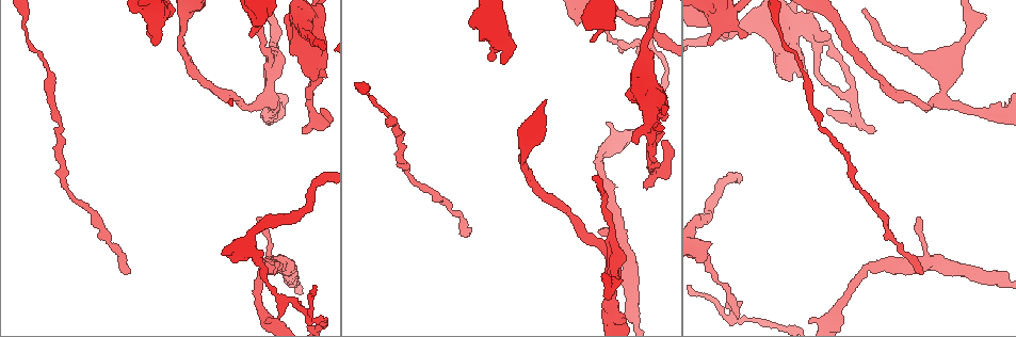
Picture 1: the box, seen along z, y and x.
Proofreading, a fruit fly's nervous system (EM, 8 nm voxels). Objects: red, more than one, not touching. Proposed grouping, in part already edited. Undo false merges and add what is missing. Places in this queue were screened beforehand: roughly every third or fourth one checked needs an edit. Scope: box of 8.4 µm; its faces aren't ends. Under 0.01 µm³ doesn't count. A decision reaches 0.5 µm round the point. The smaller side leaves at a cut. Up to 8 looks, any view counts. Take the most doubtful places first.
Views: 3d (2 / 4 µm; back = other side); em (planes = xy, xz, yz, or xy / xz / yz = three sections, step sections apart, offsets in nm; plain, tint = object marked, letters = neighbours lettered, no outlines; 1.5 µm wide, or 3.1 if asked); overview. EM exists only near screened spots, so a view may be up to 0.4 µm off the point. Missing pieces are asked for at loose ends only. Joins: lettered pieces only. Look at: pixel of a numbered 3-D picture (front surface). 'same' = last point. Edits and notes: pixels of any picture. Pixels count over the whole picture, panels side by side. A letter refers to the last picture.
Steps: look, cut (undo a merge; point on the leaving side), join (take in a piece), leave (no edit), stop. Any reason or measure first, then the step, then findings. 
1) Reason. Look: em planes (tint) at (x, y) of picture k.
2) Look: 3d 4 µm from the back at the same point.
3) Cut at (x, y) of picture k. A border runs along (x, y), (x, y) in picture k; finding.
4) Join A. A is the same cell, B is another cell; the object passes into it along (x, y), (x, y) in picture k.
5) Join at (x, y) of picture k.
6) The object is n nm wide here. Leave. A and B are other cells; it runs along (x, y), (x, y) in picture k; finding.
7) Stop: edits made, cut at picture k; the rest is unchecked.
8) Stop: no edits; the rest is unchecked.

Sudden change in width. Look: em planes (letters) at (260, 15) of picture 1.

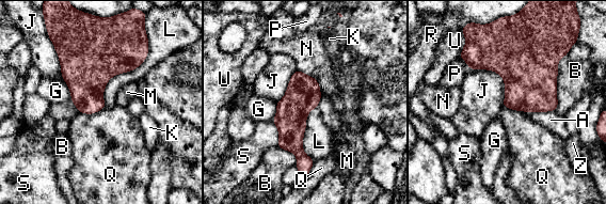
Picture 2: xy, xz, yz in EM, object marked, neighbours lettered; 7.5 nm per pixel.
The longest contact is with L, 750 nm. Leave. A, B, G, J, K, L, M, N, P, Q, R, S, U and Z are other cells; a border runs along (145, 18), (105, 107) in picture 2; continuous, no second neuron.

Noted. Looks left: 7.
Look: em planes (tint) at (271, 105) of picture 1.

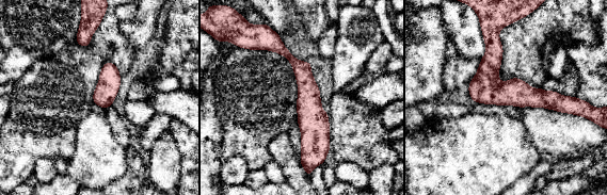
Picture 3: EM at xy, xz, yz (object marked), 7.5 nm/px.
See the neighbours. Look: em planes (letters) at the same point.

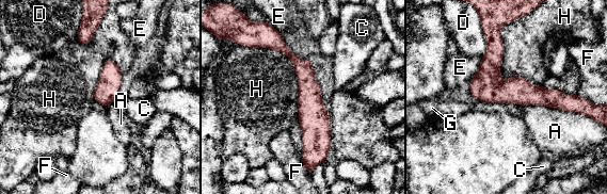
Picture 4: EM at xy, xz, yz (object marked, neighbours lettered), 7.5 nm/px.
The longest contact is with H, 550 nm. Leave. A, C, D, E, F, G and H are other cells; a border runs along (518, 17), (541, 85) in picture 4; all the same neuron.

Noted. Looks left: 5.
Look: em yz step 8 (letters) at (872, 132) of picture 1.

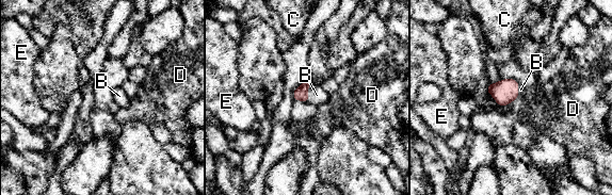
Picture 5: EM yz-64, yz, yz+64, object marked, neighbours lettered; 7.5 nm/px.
Look: em planes (letters) at the same point.

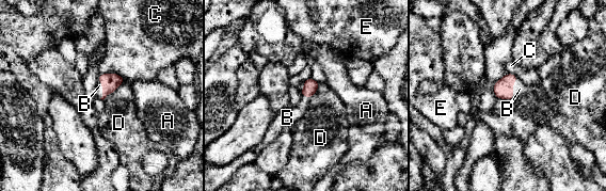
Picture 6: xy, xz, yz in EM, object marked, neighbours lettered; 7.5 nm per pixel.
Join B. B is the same cell, A, C, D and E are other cells; it goes on there.

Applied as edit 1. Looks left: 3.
Stop: edits made, join at picture 6; the rest is unchecked.

